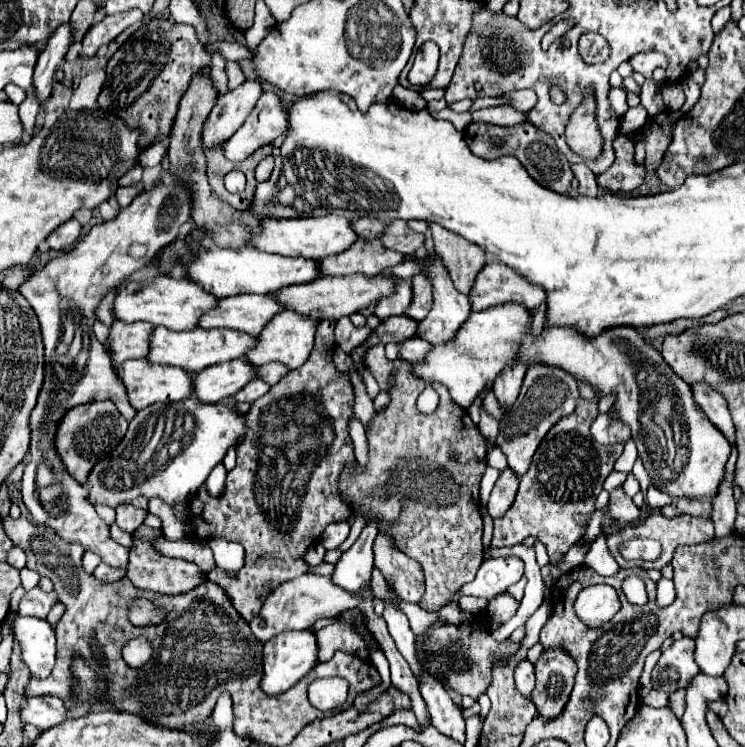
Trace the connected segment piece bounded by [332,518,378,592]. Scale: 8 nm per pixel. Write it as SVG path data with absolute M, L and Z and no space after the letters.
M370 518L370 522L362 530L354 546L348 552L344 552L342 558L336 562L336 568L332 572L334 584L342 586L344 590L358 592L362 586L370 582L370 572L374 566L372 544L376 534L378 534L378 520Z

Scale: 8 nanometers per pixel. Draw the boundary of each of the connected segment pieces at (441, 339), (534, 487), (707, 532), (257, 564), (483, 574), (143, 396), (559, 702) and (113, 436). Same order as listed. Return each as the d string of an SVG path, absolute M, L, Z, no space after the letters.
M430 254L428 260L432 264L426 266L424 272L434 284L434 306L432 312L422 320L418 336L428 340L430 344L446 344L454 340L454 334L472 314L472 304L464 294L458 294L458 290L452 286L450 276L442 266L442 258Z
M598 396L592 402L580 398L578 410L570 418L562 418L550 434L538 446L528 472L520 478L520 488L514 504L502 518L494 518L492 546L514 546L530 536L540 540L548 548L552 564L560 564L568 552L568 546L578 540L588 528L574 520L576 514L592 516L596 512L596 494L602 492L606 476L612 472L614 462L624 450L624 444L602 446L590 434L590 424L598 416Z
M652 514L648 516L644 522L640 522L638 526L626 526L626 528L620 528L618 532L614 534L608 534L606 536L606 542L608 542L608 548L610 548L610 554L618 560L620 566L624 568L630 568L620 552L618 552L618 546L630 538L652 538L652 540L658 540L662 544L662 554L660 558L656 560L656 570L660 570L664 564L668 564L672 560L672 554L674 550L680 546L680 544L700 544L700 542L710 542L710 538L714 538L714 524L712 520L704 520L704 518L694 518L694 516L688 516L688 514L682 514L682 516L674 516L674 518L666 518L664 514Z
M322 320L320 326L318 326L318 332L316 332L316 344L314 344L314 350L310 354L310 358L306 360L304 366L300 366L298 370L290 370L278 384L274 384L270 388L270 392L262 398L258 398L256 402L250 404L250 410L248 414L244 416L246 418L246 436L242 438L242 442L238 444L238 450L236 450L236 468L228 472L228 478L226 478L226 484L224 484L224 496L208 496L206 492L206 486L202 486L198 492L196 492L196 506L200 506L200 510L196 512L196 538L204 538L204 540L210 540L210 538L224 538L224 540L232 540L232 542L238 542L244 546L246 550L246 560L244 560L244 566L242 570L236 570L234 576L228 574L228 570L224 568L214 568L208 578L212 582L218 582L222 584L222 588L226 592L230 592L230 598L234 602L234 608L242 614L242 618L246 618L248 622L254 620L260 610L262 610L262 604L264 600L268 598L270 590L274 590L276 586L280 586L282 582L286 580L292 580L296 576L302 576L306 574L312 566L308 566L304 562L304 552L322 536L324 528L332 522L340 522L340 520L350 520L350 504L346 504L346 500L342 498L340 494L340 476L342 476L342 470L346 468L346 464L352 464L356 458L354 458L354 444L352 444L352 438L348 434L348 424L350 424L350 418L354 416L354 386L352 386L352 380L348 376L348 372L338 372L334 362L332 362L332 350L334 350L334 336L330 336L330 320Z
M490 558L490 560L484 560L476 578L472 582L468 582L466 586L462 586L462 590L454 596L454 600L458 600L460 596L480 596L480 598L486 598L486 600L492 600L496 598L498 594L506 592L506 588L514 582L518 582L524 574L524 562L520 558Z
M146 358L126 360L116 366L116 374L122 378L122 382L128 390L130 404L136 410L142 410L142 408L156 404L156 402L180 402L180 400L190 398L194 394L194 376L178 366L160 366L160 364L148 362Z
M544 650L536 662L536 688L532 690L532 702L538 714L554 720L568 704L572 684L576 676L576 662L564 650Z
M112 400L90 402L90 404L80 404L80 406L70 408L62 416L56 436L54 436L54 446L56 446L56 452L58 452L66 472L76 482L84 484L88 470L120 444L120 440L126 434L126 428L128 428L128 420L118 412L118 408L114 406Z

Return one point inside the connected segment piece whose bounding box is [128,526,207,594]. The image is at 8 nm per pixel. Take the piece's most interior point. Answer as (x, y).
(149, 569)

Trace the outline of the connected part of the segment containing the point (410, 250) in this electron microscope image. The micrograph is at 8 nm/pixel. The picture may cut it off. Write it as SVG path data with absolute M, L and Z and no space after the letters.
M398 220L386 226L386 234L382 234L380 238L384 242L384 246L388 246L390 250L402 252L406 256L414 254L418 248L424 246L424 234L416 234L408 228L406 222Z

